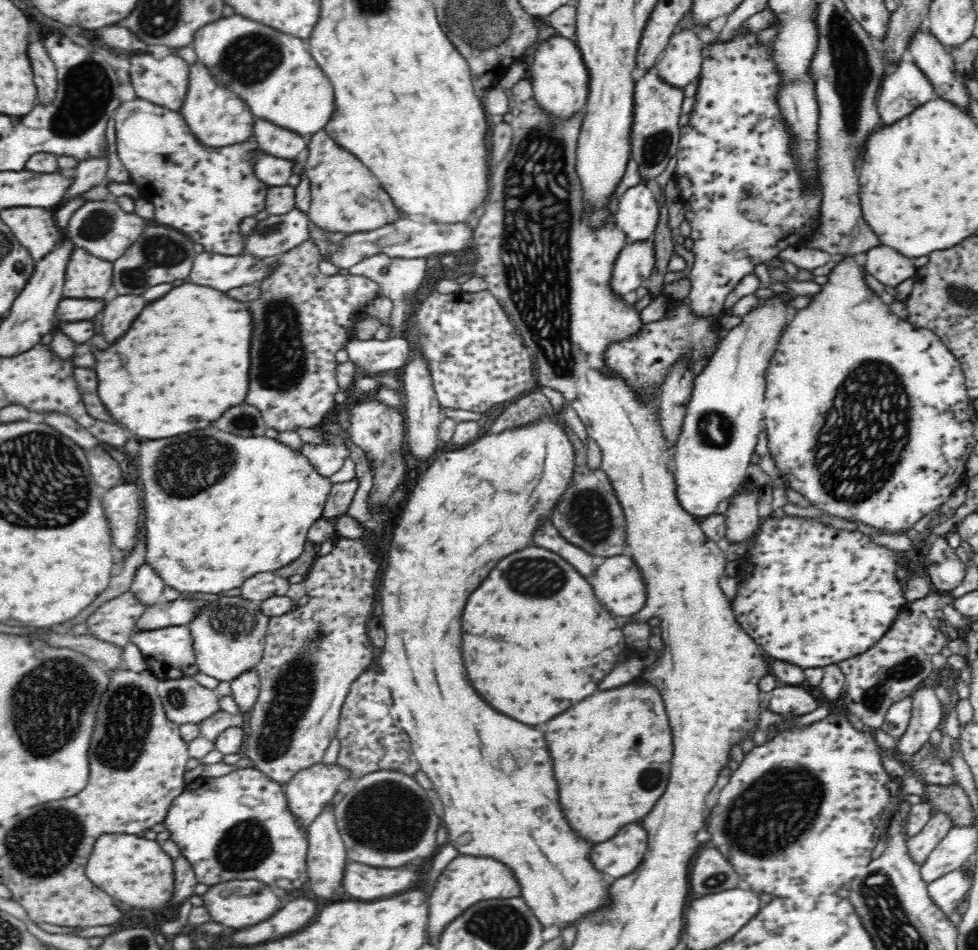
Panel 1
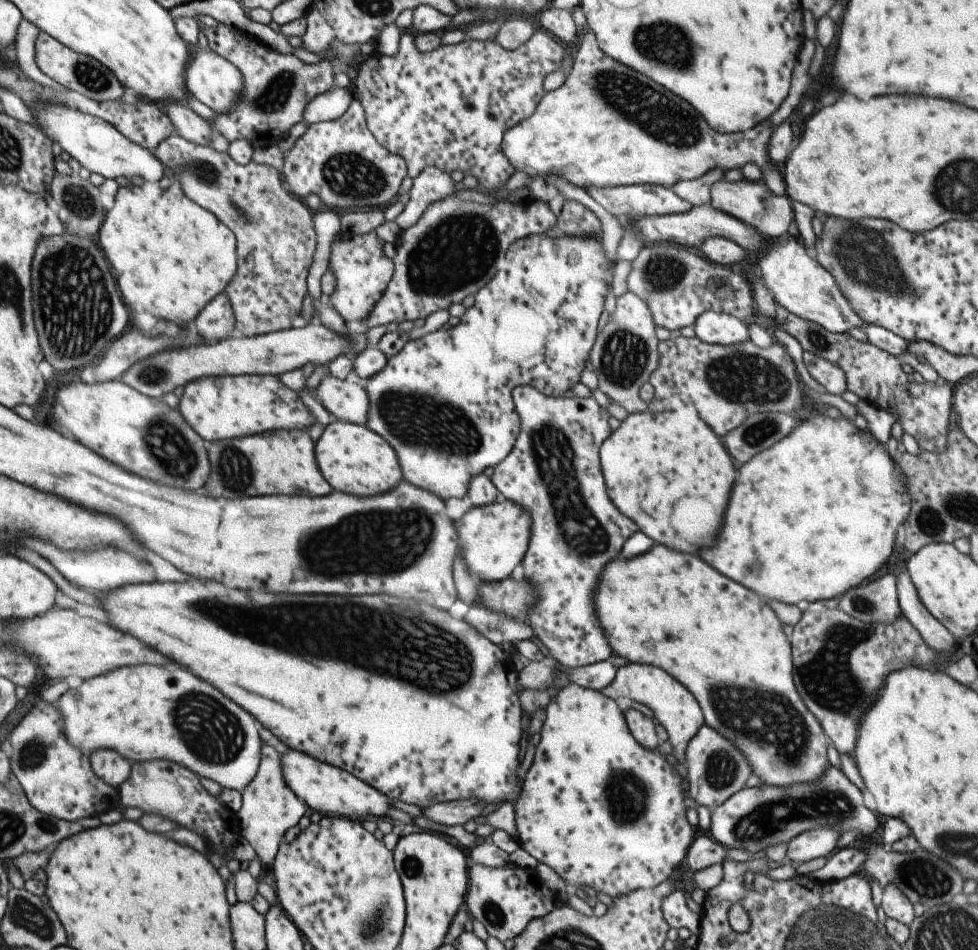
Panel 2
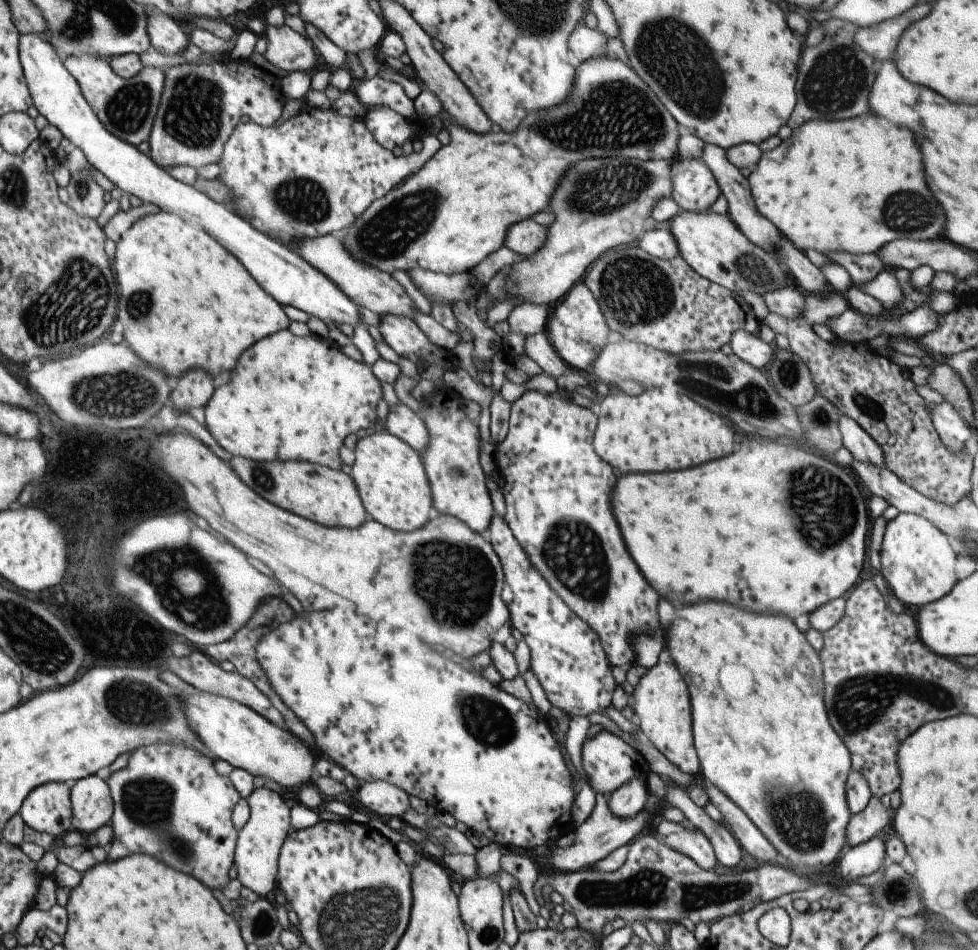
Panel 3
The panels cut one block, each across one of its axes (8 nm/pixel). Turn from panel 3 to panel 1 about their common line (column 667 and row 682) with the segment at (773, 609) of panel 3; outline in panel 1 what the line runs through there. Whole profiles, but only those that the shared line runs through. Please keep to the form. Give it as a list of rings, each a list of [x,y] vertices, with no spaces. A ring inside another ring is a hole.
[[[528,548],[524,552],[516,552],[512,556],[508,556],[506,560],[502,560],[492,574],[488,576],[488,580],[470,596],[464,616],[462,616],[462,656],[464,656],[464,664],[470,676],[470,682],[474,684],[474,688],[478,690],[478,694],[496,710],[500,710],[502,714],[522,722],[522,724],[530,724],[530,726],[542,726],[546,722],[550,722],[550,718],[566,712],[568,708],[572,708],[574,704],[578,704],[580,700],[584,700],[586,696],[590,696],[600,682],[613,671],[613,668],[619,663],[618,660],[626,654],[627,646],[625,636],[621,629],[619,619],[610,611],[604,608],[604,605],[596,600],[592,586],[560,556],[544,550],[544,548]]]

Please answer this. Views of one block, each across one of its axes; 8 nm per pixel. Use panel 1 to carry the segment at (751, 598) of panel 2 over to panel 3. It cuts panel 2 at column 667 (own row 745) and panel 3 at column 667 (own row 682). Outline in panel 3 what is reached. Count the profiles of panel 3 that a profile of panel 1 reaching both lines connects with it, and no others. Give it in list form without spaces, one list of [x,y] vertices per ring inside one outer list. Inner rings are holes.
[[[695,602],[689,606],[677,606],[675,618],[665,630],[664,638],[664,648],[671,654],[674,665],[688,686],[692,743],[700,766],[698,775],[730,798],[783,858],[793,864],[811,867],[814,871],[823,866],[832,865],[843,848],[844,832],[851,816],[845,800],[845,783],[851,763],[847,748],[837,738],[837,734],[831,730],[827,716],[825,716],[823,698],[821,698],[824,685],[822,666],[816,650],[813,650],[804,634],[793,626],[791,620],[783,616],[773,616],[773,614],[765,614],[765,616],[753,614],[753,612],[729,606],[725,602]]]

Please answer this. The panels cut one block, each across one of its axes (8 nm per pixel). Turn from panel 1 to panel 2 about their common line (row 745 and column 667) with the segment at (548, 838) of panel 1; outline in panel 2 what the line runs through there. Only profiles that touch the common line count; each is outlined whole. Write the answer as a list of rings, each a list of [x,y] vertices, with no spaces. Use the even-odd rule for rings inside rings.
[[[685,410],[628,414],[616,430],[601,443],[599,462],[607,498],[621,514],[631,518],[637,528],[653,542],[663,544],[679,552],[695,552],[697,548],[711,544],[721,524],[727,494],[733,484],[735,468],[724,444],[701,418]]]

